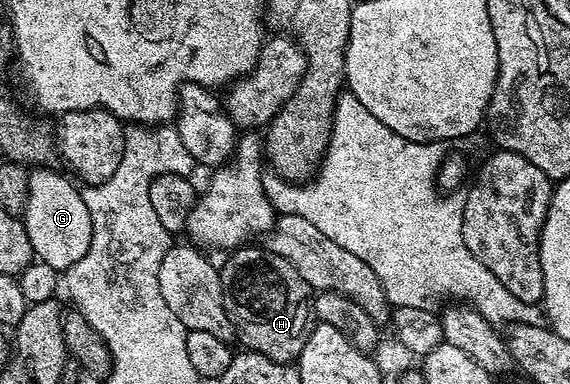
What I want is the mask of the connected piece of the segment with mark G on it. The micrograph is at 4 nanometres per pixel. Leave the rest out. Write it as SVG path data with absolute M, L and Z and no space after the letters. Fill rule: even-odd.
M39 167L31 172L29 201L23 220L36 256L61 273L81 261L91 247L92 217L82 192L76 190L69 180L49 170Z

